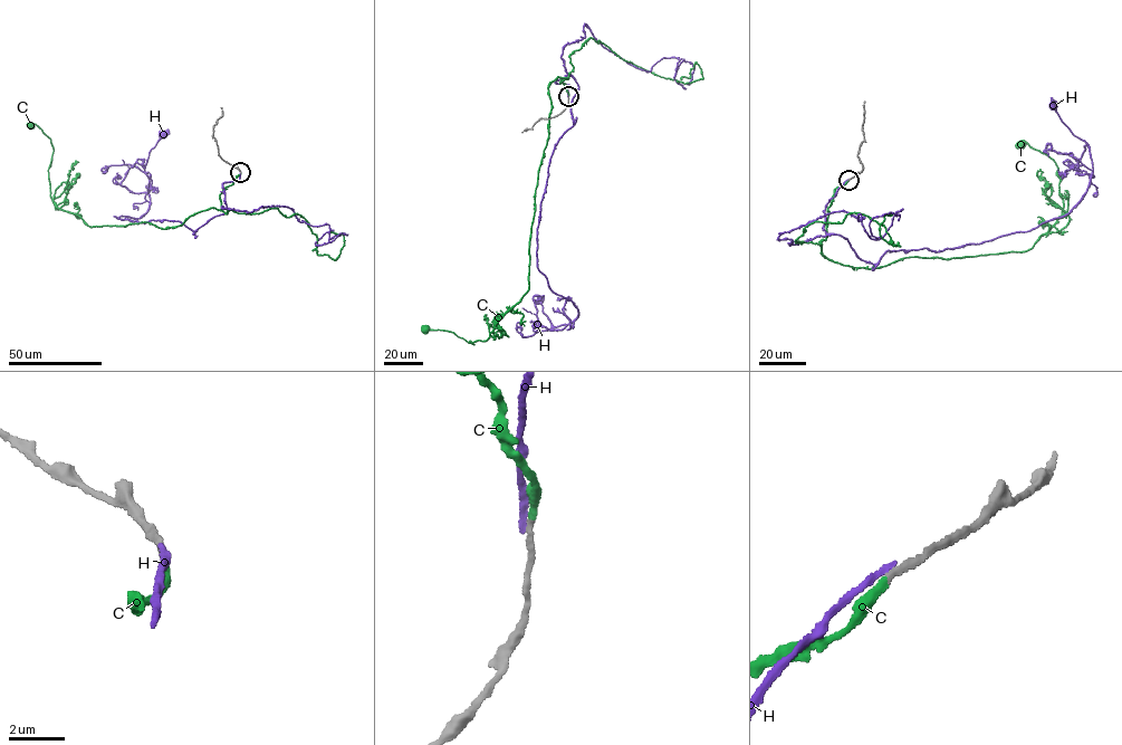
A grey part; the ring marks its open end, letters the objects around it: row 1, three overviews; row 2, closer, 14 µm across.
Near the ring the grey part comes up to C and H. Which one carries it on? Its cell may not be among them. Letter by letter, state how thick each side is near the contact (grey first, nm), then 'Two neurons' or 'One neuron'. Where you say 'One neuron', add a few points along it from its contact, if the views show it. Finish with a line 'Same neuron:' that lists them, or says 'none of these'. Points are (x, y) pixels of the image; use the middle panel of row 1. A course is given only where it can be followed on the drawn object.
C: Thickness 200 nm (grey) against 240 nm. One neuron. Its course: (568, 96), (559, 82), (567, 77), (557, 77), (548, 86), (528, 290), (483, 342), (425, 328)
H: Thickness 240 nm (grey) against 240 nm. Two neurons
Same neuron: C

